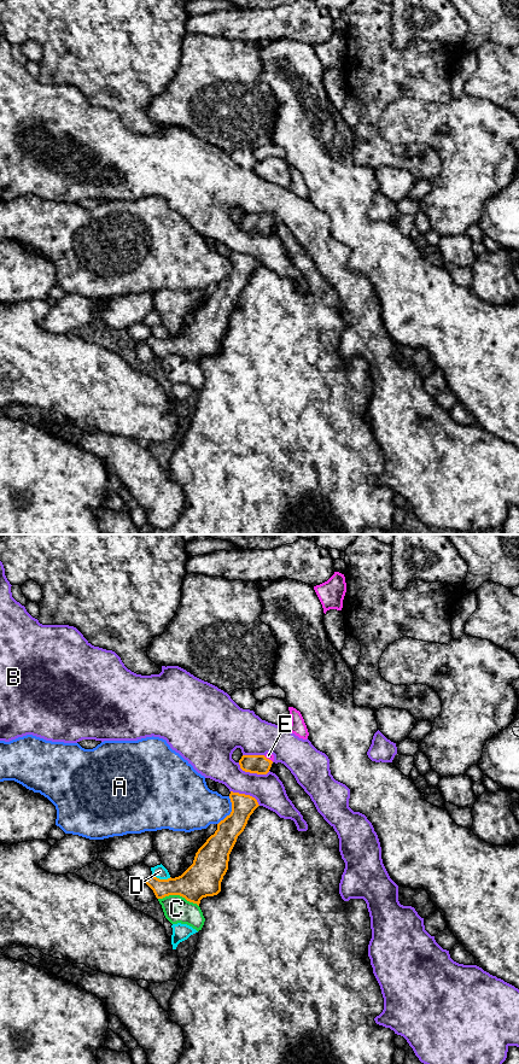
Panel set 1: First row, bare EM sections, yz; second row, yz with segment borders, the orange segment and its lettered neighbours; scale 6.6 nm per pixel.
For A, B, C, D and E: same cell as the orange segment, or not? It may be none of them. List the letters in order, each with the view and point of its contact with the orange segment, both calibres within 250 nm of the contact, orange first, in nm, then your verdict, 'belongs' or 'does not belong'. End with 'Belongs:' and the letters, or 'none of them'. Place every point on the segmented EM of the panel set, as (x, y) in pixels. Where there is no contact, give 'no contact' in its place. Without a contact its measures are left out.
A: yz (232, 811) | 180/300 nm | does not belong
B: yz (252, 772) | 130/240 nm | does not belong
C: yz (179, 894) | 240/180 nm | does not belong
D: yz (162, 880) | 220/90 nm | does not belong
E: yz (268, 759) | 130/50 nm | belongs
Belongs: E

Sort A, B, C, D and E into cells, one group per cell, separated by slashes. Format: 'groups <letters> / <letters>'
groups A / B / C / D / E

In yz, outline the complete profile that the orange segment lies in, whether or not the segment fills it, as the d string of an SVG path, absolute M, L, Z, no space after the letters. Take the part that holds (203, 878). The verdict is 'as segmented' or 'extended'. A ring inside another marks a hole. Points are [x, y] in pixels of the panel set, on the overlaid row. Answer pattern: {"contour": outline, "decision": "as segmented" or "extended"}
{"contour": "M231 791L232 812L217 824L217 830L196 853L193 864L179 877L159 879L154 876L146 883L157 899L180 895L199 906L206 896L221 891L221 882L228 870L229 854L238 836L244 831L250 815L260 806L250 795Z", "decision": "as segmented"}

